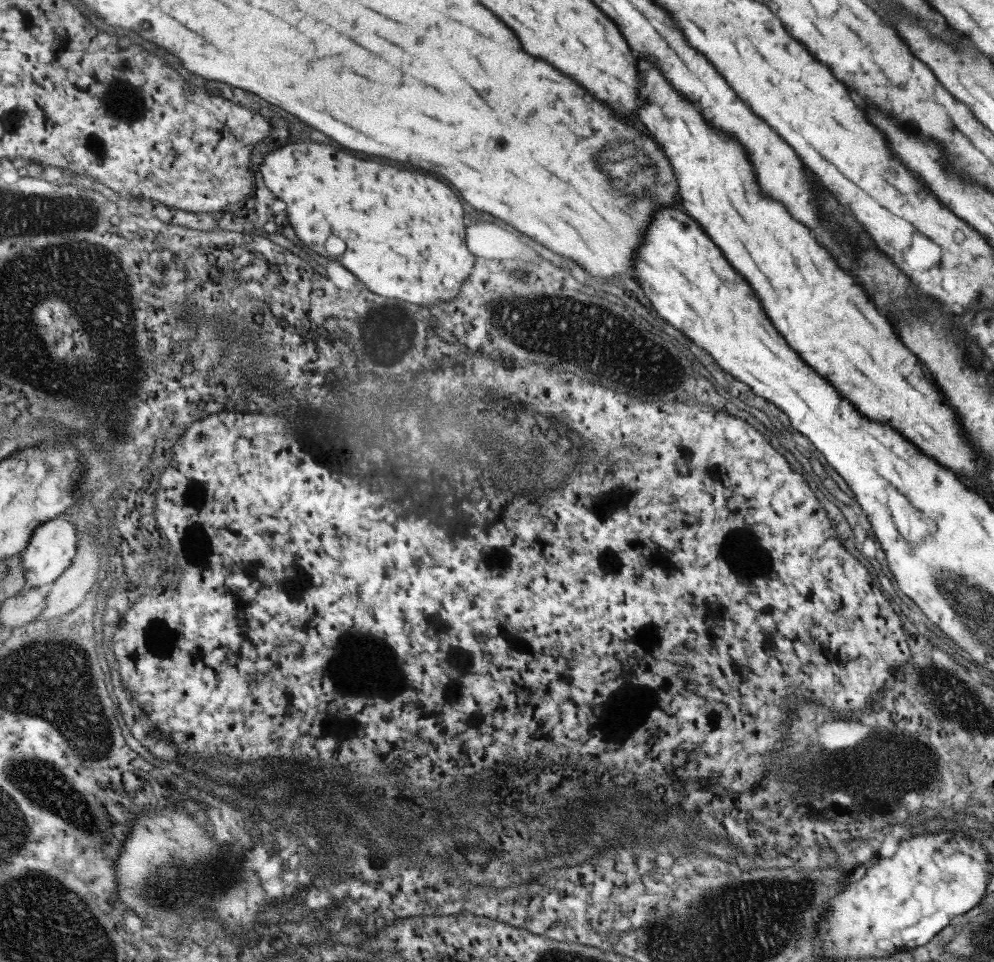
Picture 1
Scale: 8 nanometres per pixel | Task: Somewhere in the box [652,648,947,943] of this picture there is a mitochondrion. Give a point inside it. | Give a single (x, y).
(790, 900)

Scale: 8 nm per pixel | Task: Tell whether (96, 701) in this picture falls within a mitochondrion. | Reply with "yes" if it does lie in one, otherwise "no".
yes

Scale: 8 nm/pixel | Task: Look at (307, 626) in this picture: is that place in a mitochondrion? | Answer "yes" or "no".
no

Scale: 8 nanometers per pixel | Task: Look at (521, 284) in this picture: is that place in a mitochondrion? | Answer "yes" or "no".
yes

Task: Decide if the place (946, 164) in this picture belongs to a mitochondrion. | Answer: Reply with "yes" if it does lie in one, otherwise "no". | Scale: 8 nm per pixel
no

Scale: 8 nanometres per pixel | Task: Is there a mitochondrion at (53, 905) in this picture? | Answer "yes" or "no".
yes

